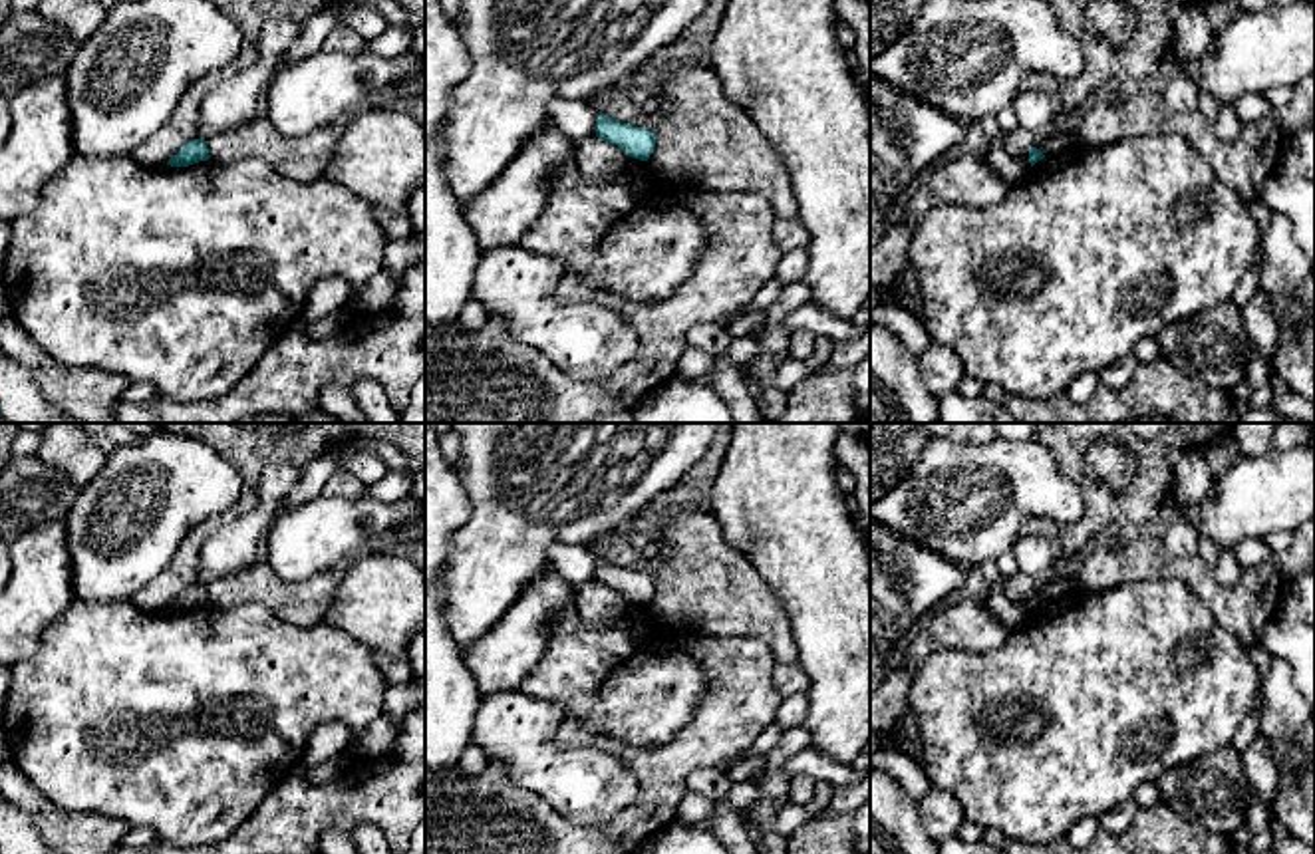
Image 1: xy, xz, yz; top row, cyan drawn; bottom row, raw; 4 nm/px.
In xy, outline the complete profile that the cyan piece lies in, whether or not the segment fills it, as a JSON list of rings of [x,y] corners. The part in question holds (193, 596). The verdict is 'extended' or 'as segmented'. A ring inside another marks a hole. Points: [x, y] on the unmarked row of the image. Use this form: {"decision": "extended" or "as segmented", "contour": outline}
{"decision": "as segmented", "contour": [[[201,582],[201,584],[193,584],[189,588],[185,588],[179,594],[179,598],[167,606],[167,610],[171,610],[171,612],[189,612],[193,608],[207,606],[209,602],[211,600],[209,600],[209,594],[205,590],[205,582]]]}

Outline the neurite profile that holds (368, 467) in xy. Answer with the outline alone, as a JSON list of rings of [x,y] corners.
[[[344,445],[332,447],[304,467],[302,479],[276,510],[276,516],[284,514],[294,504],[322,495],[324,485],[338,471],[348,471],[369,487],[389,469],[375,453],[367,449],[346,449]]]

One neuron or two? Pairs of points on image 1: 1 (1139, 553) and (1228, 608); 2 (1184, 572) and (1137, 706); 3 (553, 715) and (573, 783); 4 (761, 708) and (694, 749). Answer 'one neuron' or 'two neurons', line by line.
1: one neuron
2: two neurons
3: one neuron
4: one neuron

